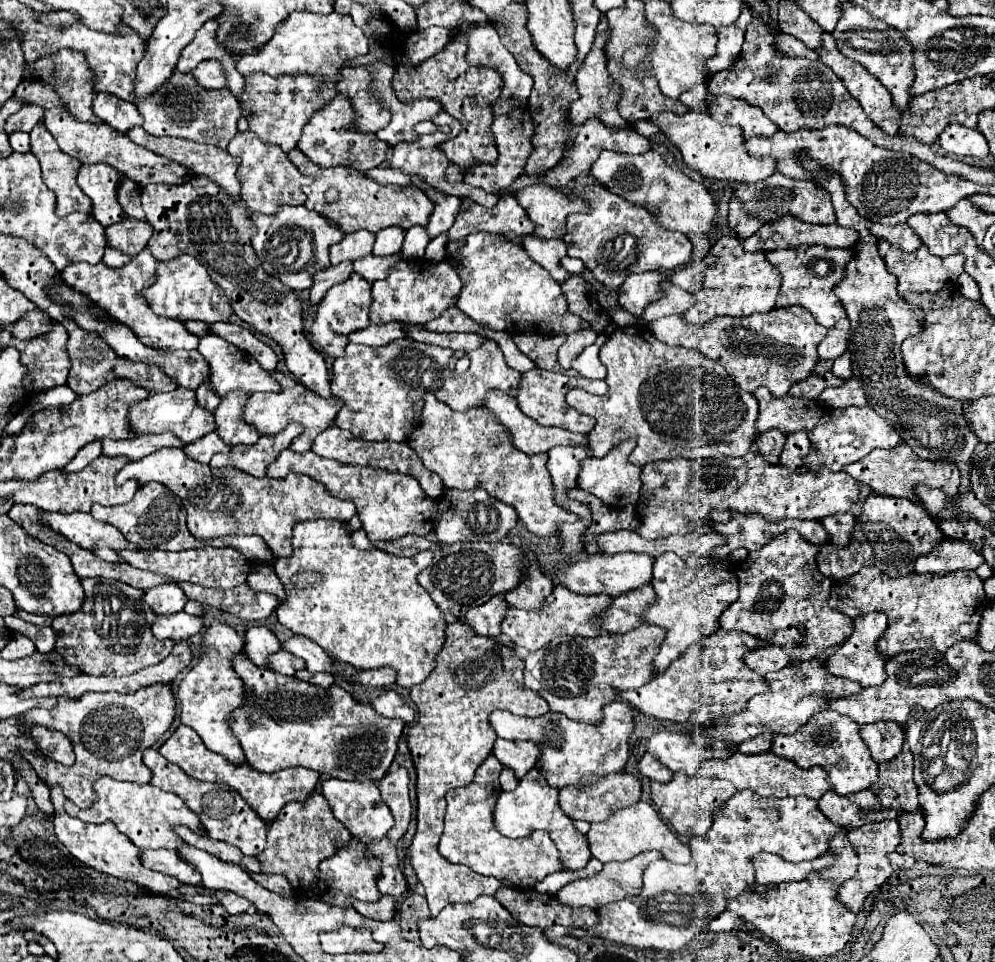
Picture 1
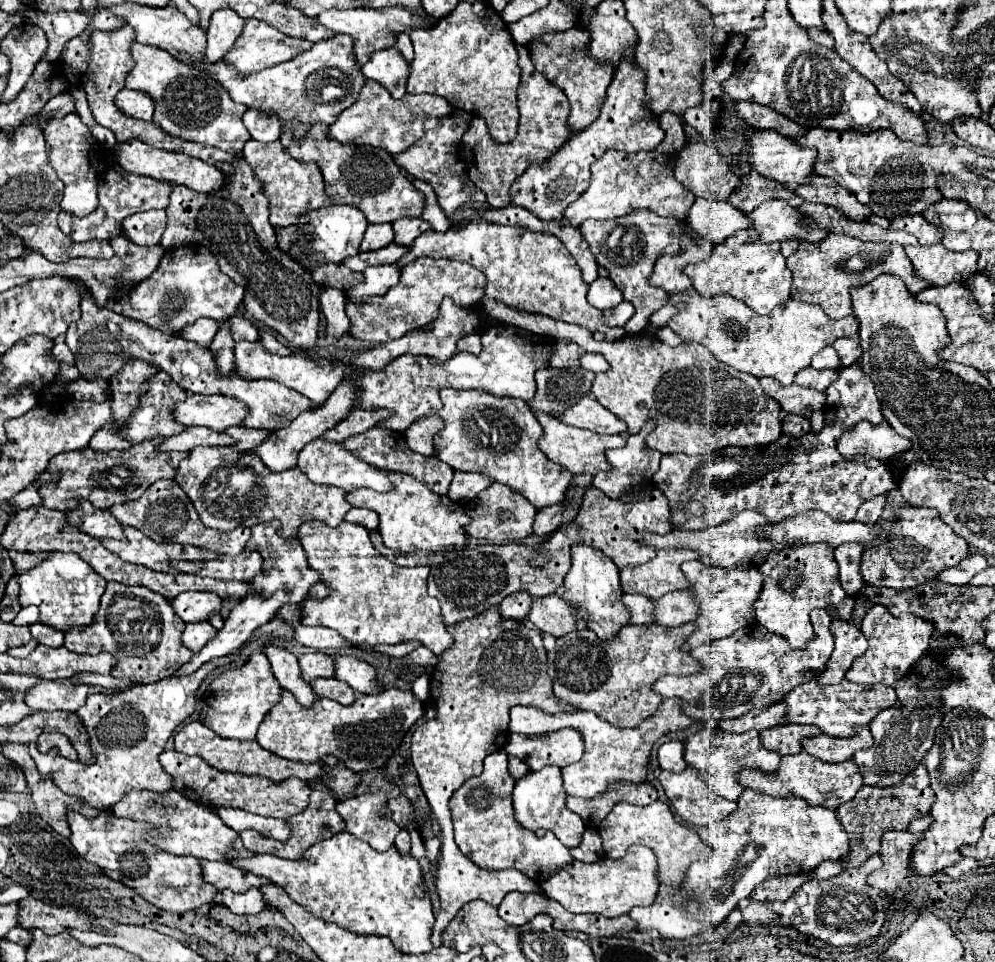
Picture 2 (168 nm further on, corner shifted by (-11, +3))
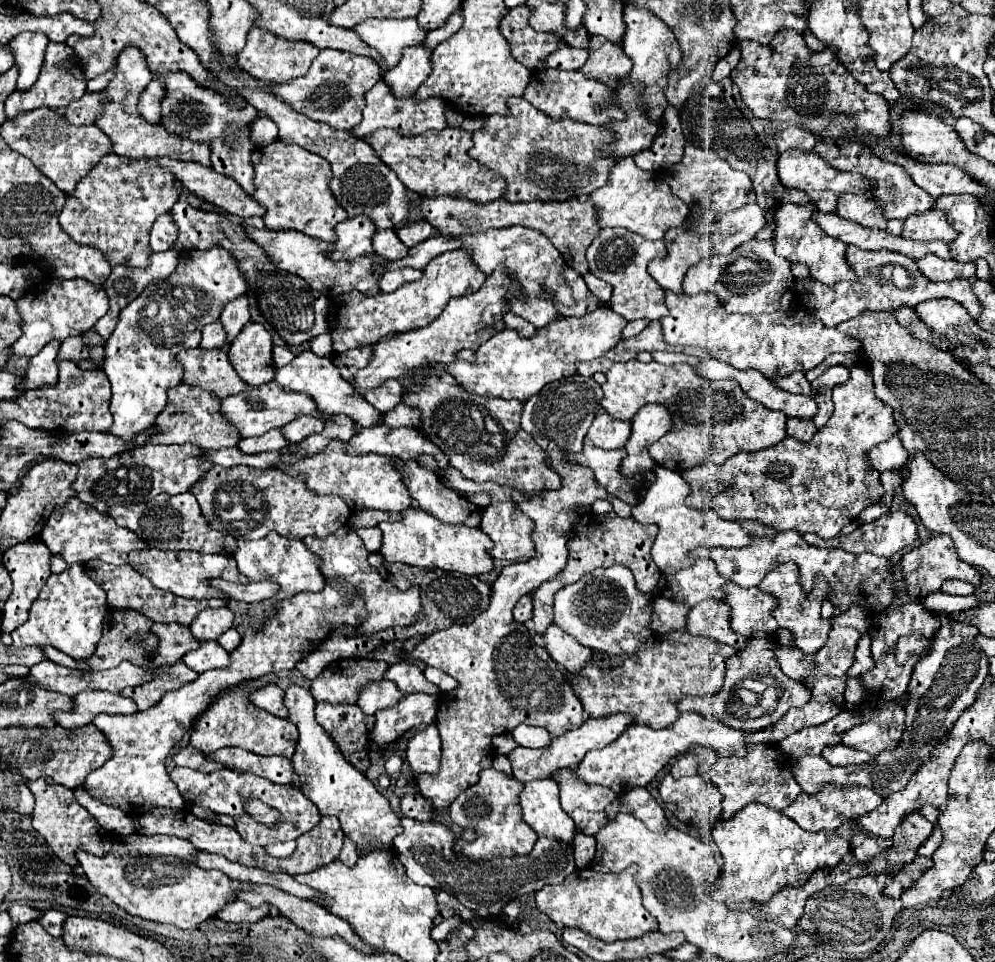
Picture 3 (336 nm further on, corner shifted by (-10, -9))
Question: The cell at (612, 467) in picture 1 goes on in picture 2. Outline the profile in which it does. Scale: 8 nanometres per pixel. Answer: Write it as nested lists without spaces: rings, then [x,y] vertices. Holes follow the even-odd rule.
[[[648,419],[636,435],[628,435],[626,447],[606,451],[606,459],[608,459],[608,463],[612,465],[612,469],[606,471],[606,473],[600,471],[598,475],[594,475],[592,485],[594,485],[596,489],[604,491],[610,499],[620,499],[622,493],[632,491],[632,489],[638,487],[638,485],[650,485],[650,483],[652,483],[652,475],[658,471],[660,459],[662,459],[662,453],[652,451],[652,449],[646,445],[646,441],[644,441],[646,435],[652,433],[652,431],[654,431],[654,419]]]

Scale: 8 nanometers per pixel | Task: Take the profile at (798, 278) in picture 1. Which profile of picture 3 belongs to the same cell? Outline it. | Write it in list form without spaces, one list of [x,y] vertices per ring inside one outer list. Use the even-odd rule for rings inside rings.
[[[853,245],[847,247],[847,263],[853,269],[853,273],[857,275],[857,281],[849,281],[849,283],[835,283],[833,291],[807,277],[797,281],[797,295],[803,297],[803,301],[807,301],[809,297],[809,305],[801,305],[805,307],[805,311],[813,313],[825,327],[837,327],[841,321],[847,321],[851,317],[855,317],[857,313],[861,313],[861,309],[873,309],[873,311],[897,311],[901,307],[909,307],[915,309],[921,301],[927,299],[941,299],[941,297],[951,297],[955,301],[959,301],[963,307],[967,307],[967,311],[971,313],[973,319],[979,317],[979,303],[975,301],[975,295],[971,291],[971,283],[969,281],[953,281],[953,283],[931,283],[925,281],[923,273],[917,269],[915,261],[901,255],[901,253],[893,253],[893,251],[861,251]]]

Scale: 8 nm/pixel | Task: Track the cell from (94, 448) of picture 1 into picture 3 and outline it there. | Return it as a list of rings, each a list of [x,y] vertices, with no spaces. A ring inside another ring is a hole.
[[[221,247],[207,251],[183,251],[177,269],[165,279],[145,287],[145,291],[119,313],[119,323],[105,345],[105,375],[111,381],[113,425],[107,433],[131,443],[153,425],[153,417],[165,407],[167,389],[181,383],[183,369],[177,363],[177,349],[197,347],[201,329],[219,319],[221,309],[241,297],[247,285]]]

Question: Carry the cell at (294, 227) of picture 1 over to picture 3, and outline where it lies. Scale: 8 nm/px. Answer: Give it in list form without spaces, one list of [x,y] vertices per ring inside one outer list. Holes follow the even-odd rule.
[[[355,217],[345,219],[335,225],[337,239],[331,245],[331,251],[325,255],[333,261],[353,261],[357,257],[373,255],[371,237],[375,235],[373,223],[369,223],[369,217]]]

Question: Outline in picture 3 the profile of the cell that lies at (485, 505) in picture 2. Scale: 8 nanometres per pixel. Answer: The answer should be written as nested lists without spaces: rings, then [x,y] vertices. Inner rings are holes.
[[[501,501],[485,507],[479,527],[493,541],[493,549],[489,549],[491,557],[507,561],[533,557],[533,541],[529,537],[533,521],[521,513],[513,501]]]

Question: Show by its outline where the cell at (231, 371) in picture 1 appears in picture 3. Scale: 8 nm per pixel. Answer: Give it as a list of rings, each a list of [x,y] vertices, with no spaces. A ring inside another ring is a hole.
[[[303,351],[289,365],[277,367],[273,381],[277,385],[281,385],[281,389],[285,389],[285,391],[309,395],[315,401],[319,413],[325,413],[325,415],[329,415],[329,413],[349,413],[349,417],[353,417],[361,427],[375,425],[375,423],[381,421],[381,413],[377,409],[373,409],[373,405],[369,405],[365,399],[357,397],[351,383],[341,377],[341,373],[333,365],[333,361],[327,359],[327,357],[317,357],[313,351]]]

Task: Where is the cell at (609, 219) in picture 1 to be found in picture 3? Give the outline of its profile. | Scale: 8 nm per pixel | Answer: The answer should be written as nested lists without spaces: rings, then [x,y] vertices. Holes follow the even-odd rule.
[[[601,229],[599,237],[587,249],[587,261],[589,261],[591,273],[613,285],[609,307],[615,313],[623,315],[627,321],[633,321],[633,319],[655,321],[669,314],[665,305],[664,290],[659,285],[653,285],[653,279],[647,273],[647,263],[651,259],[663,259],[665,255],[667,255],[667,249],[663,239],[647,241],[641,235],[631,233],[627,229]]]

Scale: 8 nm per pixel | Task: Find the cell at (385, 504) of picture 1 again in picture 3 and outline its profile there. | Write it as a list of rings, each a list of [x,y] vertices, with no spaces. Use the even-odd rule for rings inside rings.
[[[407,507],[401,513],[401,521],[381,523],[379,529],[383,531],[381,555],[387,561],[401,561],[407,565],[431,569],[437,567],[445,571],[459,571],[465,575],[487,573],[493,567],[493,559],[487,553],[489,547],[493,547],[493,541],[489,541],[489,537],[479,527],[443,523],[421,507]]]

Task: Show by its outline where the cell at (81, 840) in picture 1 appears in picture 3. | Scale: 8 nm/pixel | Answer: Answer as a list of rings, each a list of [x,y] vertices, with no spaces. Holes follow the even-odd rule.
[[[133,833],[113,841],[111,851],[103,857],[85,851],[77,851],[75,857],[91,885],[127,913],[149,921],[175,925],[179,929],[195,929],[219,913],[227,903],[235,901],[235,897],[229,897],[229,885],[233,885],[229,877],[221,871],[205,871],[191,865],[195,851],[197,849],[185,839]]]

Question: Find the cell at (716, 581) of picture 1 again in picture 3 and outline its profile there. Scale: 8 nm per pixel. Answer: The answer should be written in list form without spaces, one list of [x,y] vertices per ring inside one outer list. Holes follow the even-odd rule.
[[[729,583],[729,593],[723,603],[731,609],[731,629],[745,639],[771,637],[777,631],[777,621],[771,611],[777,601],[773,595],[761,591],[759,587],[739,587]]]

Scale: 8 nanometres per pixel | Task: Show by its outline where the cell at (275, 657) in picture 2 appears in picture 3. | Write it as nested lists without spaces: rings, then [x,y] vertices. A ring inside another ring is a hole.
[[[289,685],[285,689],[285,707],[289,709],[289,719],[299,729],[299,741],[293,755],[293,767],[299,775],[301,791],[311,799],[321,815],[335,815],[341,823],[341,829],[357,843],[361,851],[375,839],[377,847],[389,847],[393,837],[401,831],[399,817],[389,807],[389,801],[375,789],[361,771],[357,771],[337,749],[329,733],[315,721],[315,699],[309,689],[299,685]]]

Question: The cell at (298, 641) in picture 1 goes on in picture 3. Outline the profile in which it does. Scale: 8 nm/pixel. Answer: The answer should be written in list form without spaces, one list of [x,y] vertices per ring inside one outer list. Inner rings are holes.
[[[383,679],[383,681],[367,681],[365,687],[359,689],[357,705],[363,709],[365,715],[373,715],[379,709],[395,705],[401,697],[403,697],[403,693],[387,679]]]

